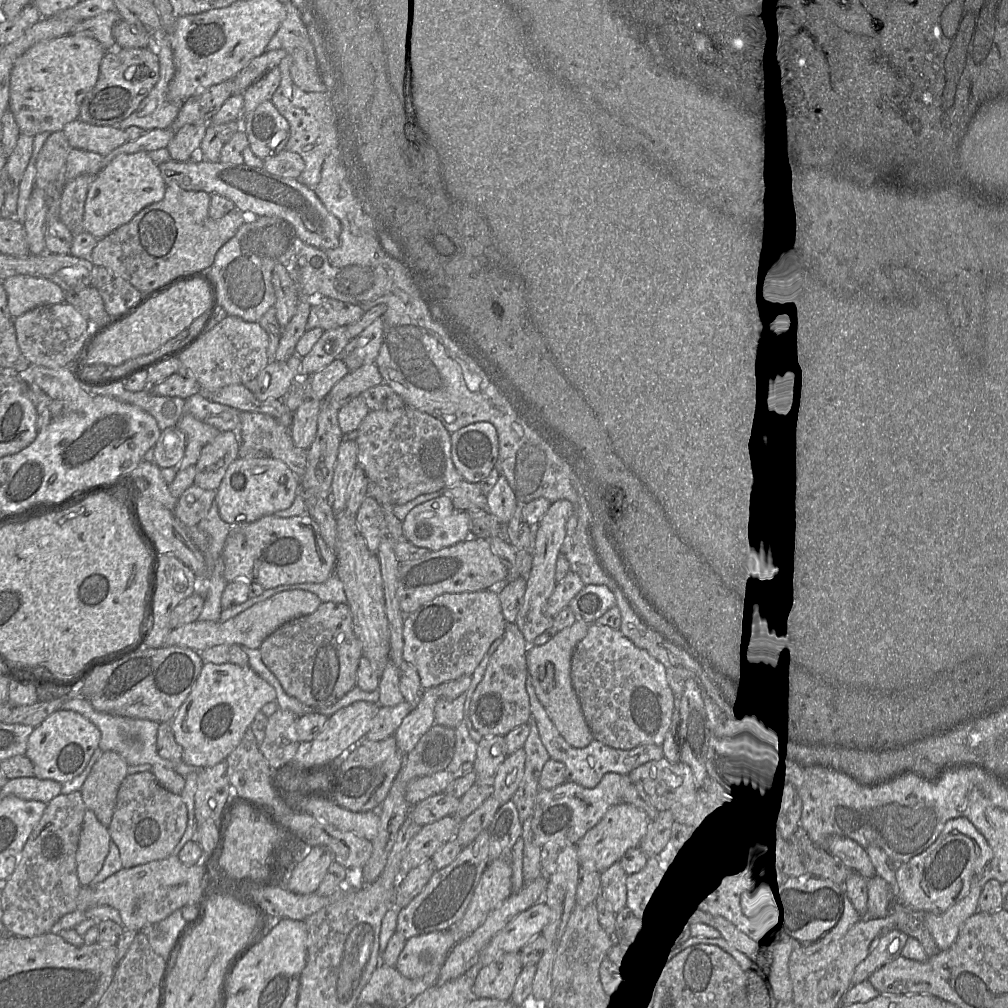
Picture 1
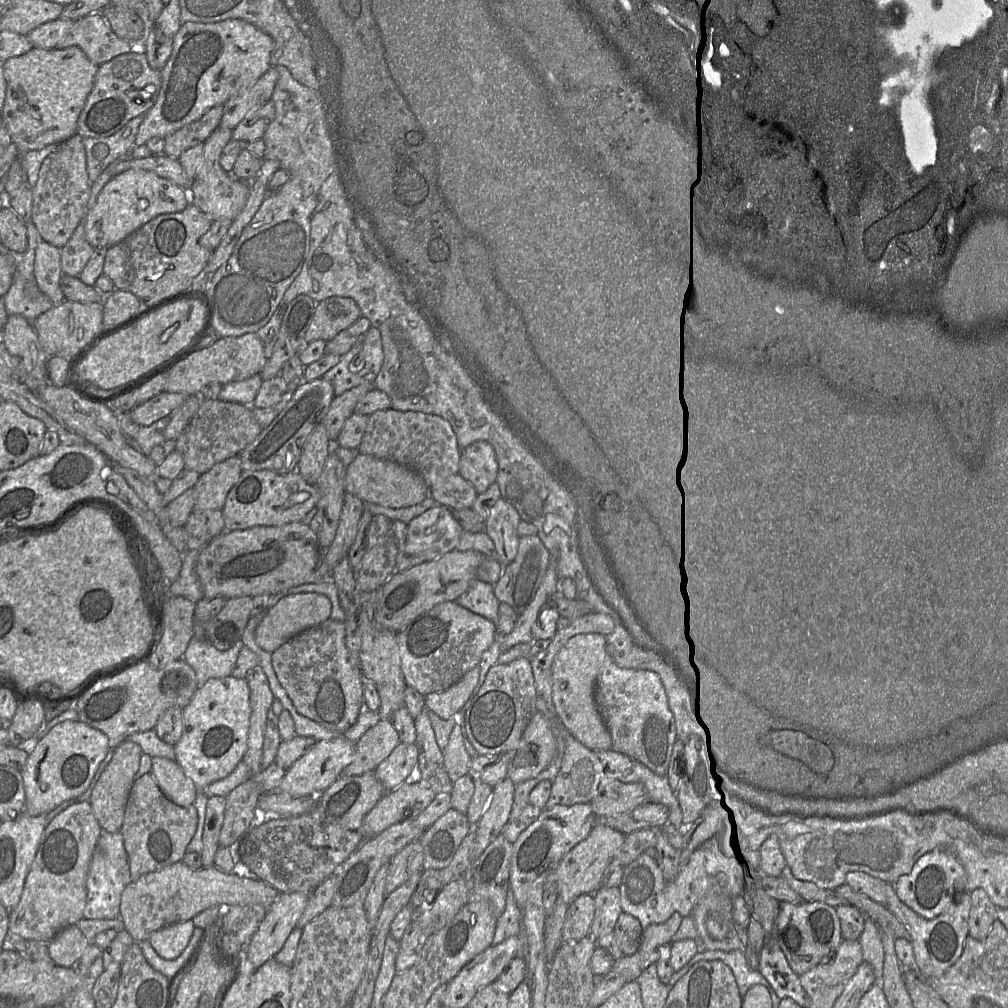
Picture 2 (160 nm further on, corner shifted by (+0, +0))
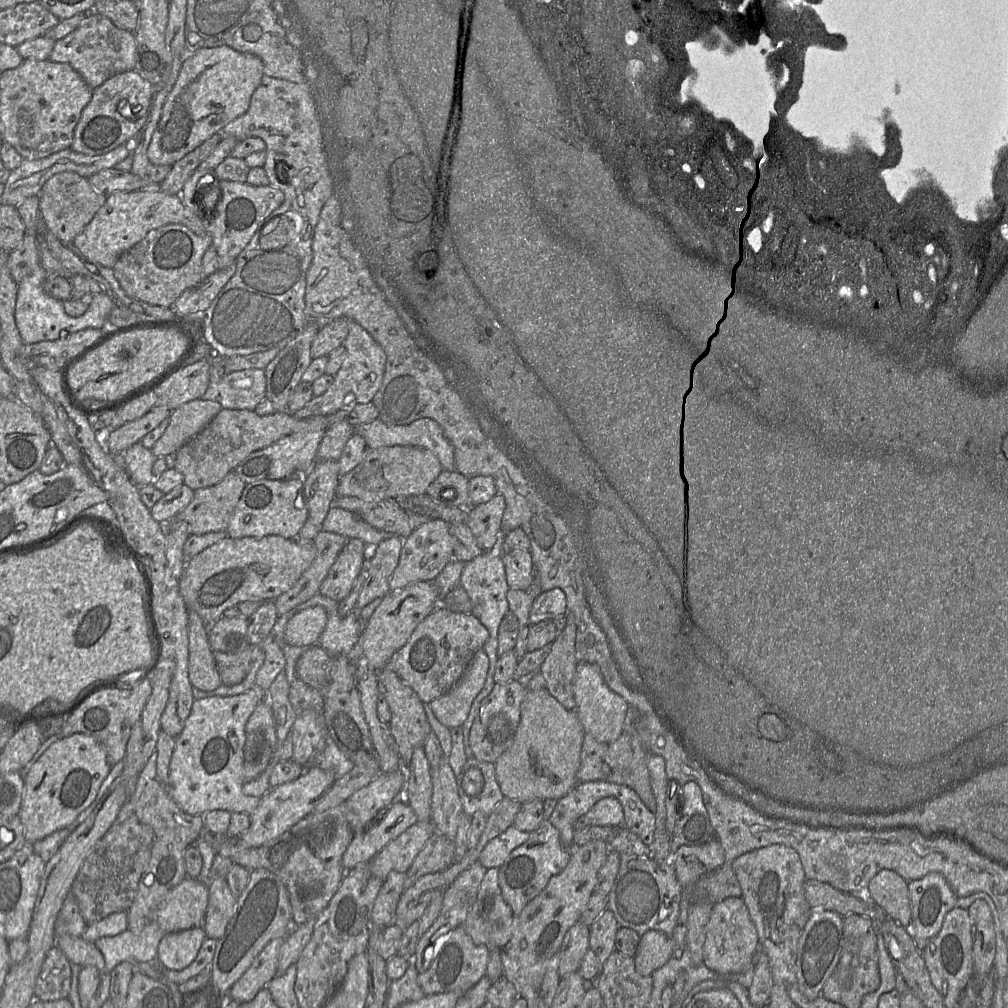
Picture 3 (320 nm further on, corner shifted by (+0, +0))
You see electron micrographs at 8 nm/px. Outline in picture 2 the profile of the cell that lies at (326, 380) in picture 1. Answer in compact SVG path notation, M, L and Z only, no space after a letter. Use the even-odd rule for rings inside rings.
M323 377L310 382L302 381L288 396L288 402L284 409L262 430L258 437L240 453L242 471L271 470L278 474L297 471L302 446L315 427L322 423L334 397L332 384Z

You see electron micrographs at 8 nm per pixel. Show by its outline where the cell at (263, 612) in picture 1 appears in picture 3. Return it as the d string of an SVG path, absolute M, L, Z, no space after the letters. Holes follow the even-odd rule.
M314 606L288 614L283 641L296 647L315 645L327 625L326 610L322 606Z

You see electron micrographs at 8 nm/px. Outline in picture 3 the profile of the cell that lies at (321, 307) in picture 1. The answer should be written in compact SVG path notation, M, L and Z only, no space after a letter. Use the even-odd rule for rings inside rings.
M340 317L321 327L311 345L311 358L328 356L330 352L343 345L348 336L351 321L353 320Z

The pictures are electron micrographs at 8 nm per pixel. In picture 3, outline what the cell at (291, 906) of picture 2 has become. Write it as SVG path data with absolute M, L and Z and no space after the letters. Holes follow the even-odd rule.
M286 937L272 939L254 959L250 967L232 985L229 999L249 1002L276 976L280 947Z

